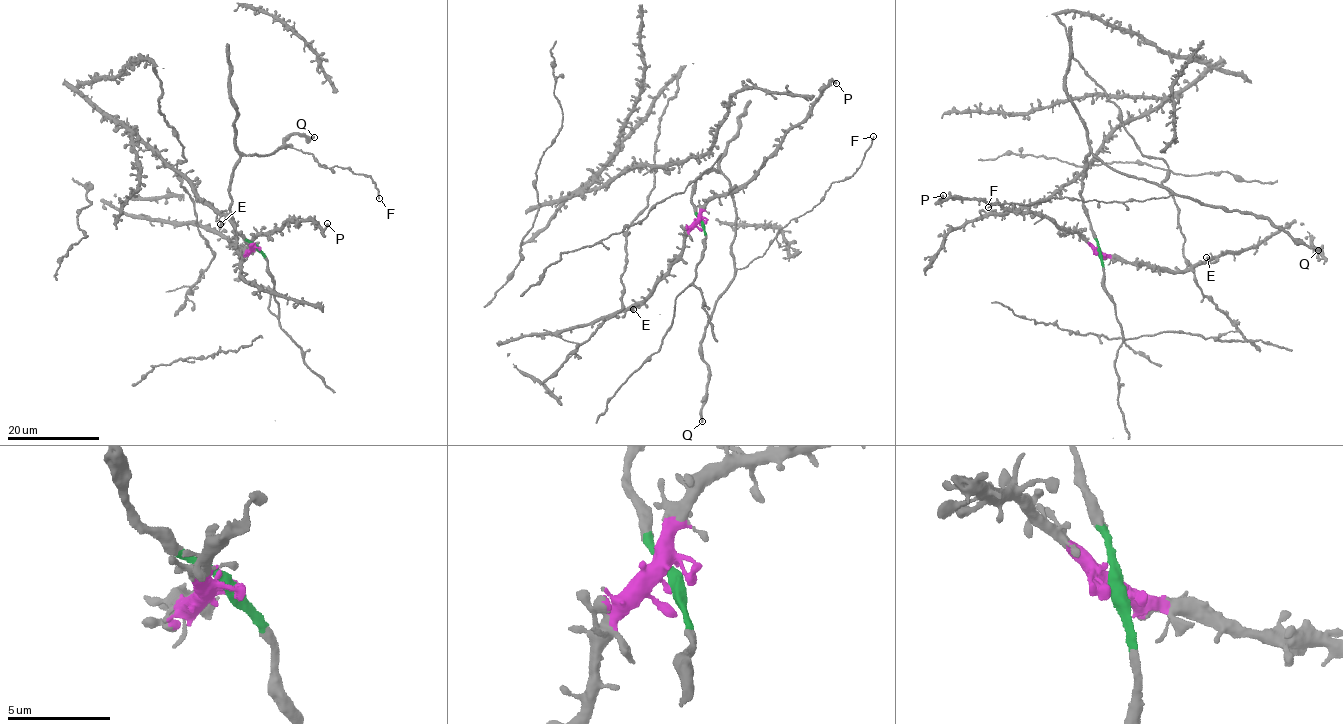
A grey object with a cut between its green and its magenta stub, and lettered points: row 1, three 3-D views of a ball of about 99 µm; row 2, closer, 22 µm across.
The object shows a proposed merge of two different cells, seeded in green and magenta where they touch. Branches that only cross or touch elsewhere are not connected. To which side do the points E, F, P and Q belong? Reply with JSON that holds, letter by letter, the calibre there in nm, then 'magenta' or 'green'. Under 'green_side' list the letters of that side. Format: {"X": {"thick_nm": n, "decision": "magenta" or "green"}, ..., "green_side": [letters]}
{"E": {"thick_nm": 380, "decision": "magenta"}, "F": {"thick_nm": 160, "decision": "green"}, "P": {"thick_nm": 320, "decision": "magenta"}, "Q": {"thick_nm": 360, "decision": "green"}, "green_side": ["F", "Q"]}

